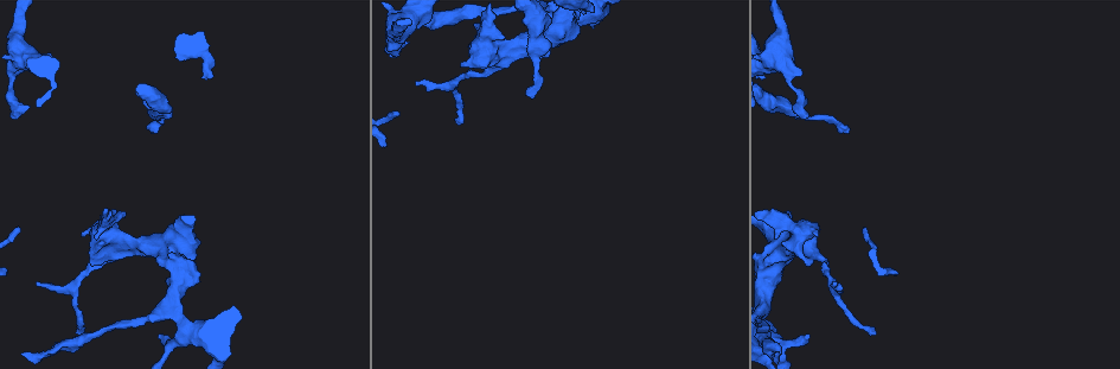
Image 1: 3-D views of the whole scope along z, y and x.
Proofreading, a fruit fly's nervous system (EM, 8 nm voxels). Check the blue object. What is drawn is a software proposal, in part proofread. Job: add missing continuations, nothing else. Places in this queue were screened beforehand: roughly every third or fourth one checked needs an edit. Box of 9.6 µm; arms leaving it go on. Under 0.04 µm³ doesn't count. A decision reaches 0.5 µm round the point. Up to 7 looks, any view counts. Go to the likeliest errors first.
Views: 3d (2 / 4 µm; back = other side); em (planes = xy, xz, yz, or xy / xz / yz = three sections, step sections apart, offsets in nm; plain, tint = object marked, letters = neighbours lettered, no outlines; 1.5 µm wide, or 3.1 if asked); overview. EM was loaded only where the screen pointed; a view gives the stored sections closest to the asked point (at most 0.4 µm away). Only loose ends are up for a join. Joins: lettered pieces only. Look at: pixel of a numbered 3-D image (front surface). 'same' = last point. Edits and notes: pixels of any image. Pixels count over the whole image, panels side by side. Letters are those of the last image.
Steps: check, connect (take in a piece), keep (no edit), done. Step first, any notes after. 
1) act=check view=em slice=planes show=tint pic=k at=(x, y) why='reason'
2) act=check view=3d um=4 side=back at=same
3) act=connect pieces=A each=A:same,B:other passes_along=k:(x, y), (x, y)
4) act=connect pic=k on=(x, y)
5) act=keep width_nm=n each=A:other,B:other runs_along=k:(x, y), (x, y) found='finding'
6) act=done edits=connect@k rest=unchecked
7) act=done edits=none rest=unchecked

act=check view=3d um=2 pic=1 at=(25, 351)

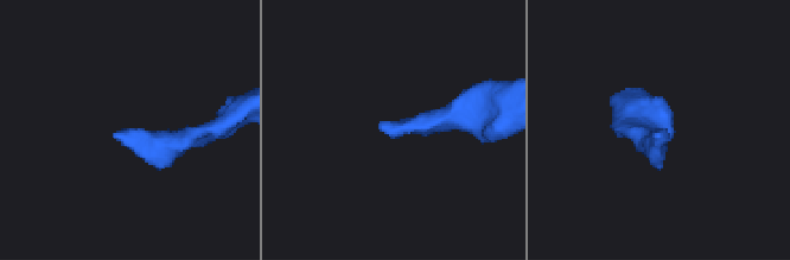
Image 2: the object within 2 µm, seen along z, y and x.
act=check view=em slice=planes show=letters pic=2 at=(382, 121) why='shape alone is not enough'

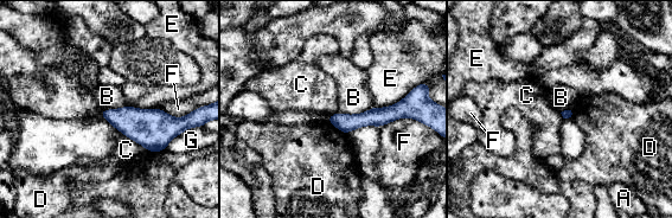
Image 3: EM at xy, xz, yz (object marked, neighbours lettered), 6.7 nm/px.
act=keep each=A:other,B:other,C:other,D:other,E:other,F:other,G:other runs_along=3:(404, 108), (362, 120), (331, 119) found='no lettered piece goes on from it'

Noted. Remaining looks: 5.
act=check view=3d um=4 side=back pic=1 at=(795, 108) why='branch stops here'

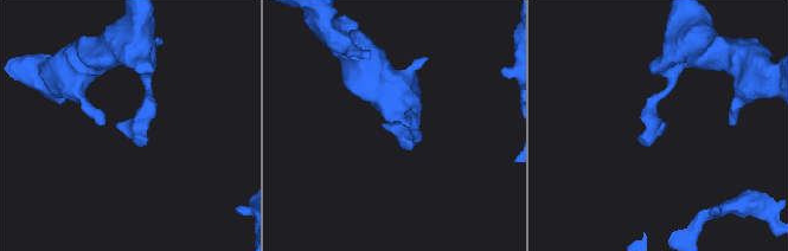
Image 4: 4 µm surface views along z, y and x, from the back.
act=check view=em slice=yz step=4 show=tint pic=4 at=(116, 124)

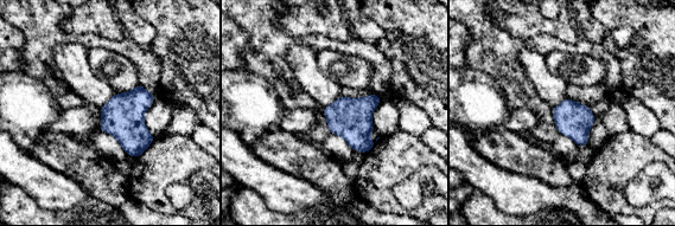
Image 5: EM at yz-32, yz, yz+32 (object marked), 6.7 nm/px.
act=check view=em slice=planes show=letters at=same

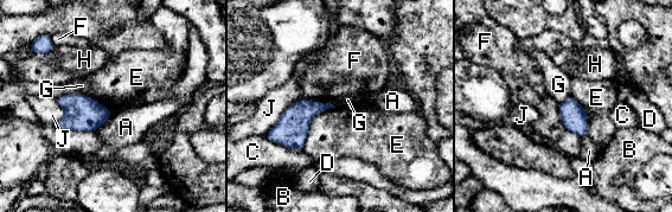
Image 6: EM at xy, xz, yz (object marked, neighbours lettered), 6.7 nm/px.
act=keep each=A:other,B:other,C:other,D:other,E:other,F:other,G:other,H:other,J:other border=6:(336, 107), (312, 119), (302, 149) found='none of them fits'

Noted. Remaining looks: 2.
act=check view=em slice=planes show=letters pic=1 at=(79, 332) why='thin end'

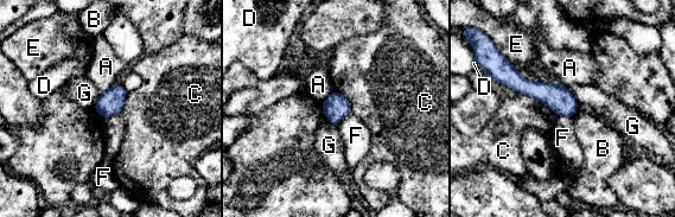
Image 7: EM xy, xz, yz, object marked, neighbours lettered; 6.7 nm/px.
act=keep width_nm=170 each=A:other,B:other,C:other,D:other,E:other,F:other,G:other runs_along=7:(502, 74), (573, 109) found='no lettered piece goes on from it'

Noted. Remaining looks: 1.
act=done edits=none rest=unchecked

